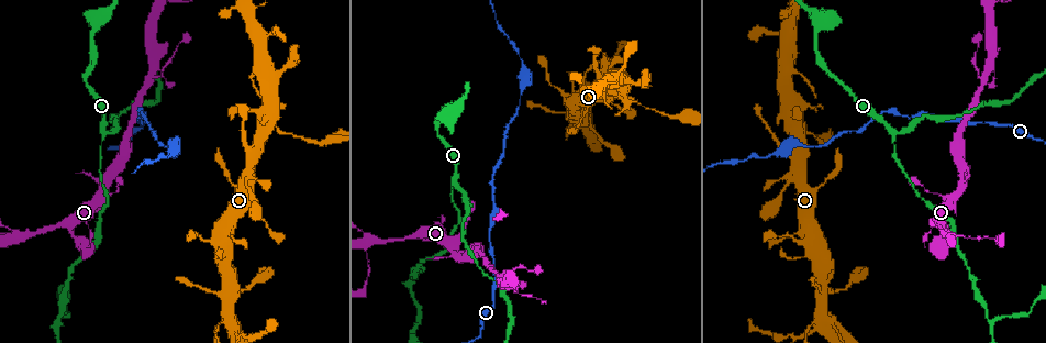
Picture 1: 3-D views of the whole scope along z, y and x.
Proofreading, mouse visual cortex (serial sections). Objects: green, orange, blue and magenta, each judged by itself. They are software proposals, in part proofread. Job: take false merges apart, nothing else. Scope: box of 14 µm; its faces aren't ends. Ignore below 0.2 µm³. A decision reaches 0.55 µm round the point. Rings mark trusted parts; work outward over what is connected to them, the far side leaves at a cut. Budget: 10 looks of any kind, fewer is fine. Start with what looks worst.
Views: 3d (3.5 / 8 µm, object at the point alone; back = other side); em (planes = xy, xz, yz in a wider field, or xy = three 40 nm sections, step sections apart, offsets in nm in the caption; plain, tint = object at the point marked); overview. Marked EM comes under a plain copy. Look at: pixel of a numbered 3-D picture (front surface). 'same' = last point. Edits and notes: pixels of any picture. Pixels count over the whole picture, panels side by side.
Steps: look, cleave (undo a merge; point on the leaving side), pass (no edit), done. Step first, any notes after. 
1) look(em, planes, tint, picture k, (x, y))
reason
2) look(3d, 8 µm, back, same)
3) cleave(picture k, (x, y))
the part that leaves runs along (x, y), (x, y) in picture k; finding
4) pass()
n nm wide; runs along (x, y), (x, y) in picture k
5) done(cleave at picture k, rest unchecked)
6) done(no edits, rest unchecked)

look(3d, 3.5 µm, picture 1, (14, 238))
sharp bend

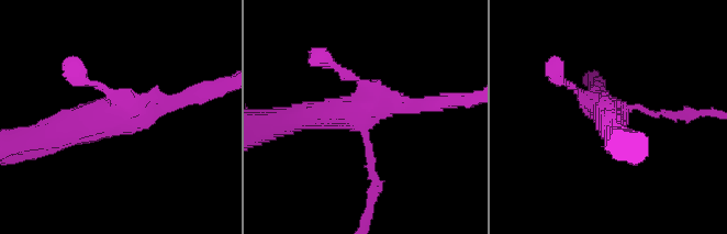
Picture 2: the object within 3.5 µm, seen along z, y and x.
look(em, xy, step 5, tint, picture 2, (361, 112))

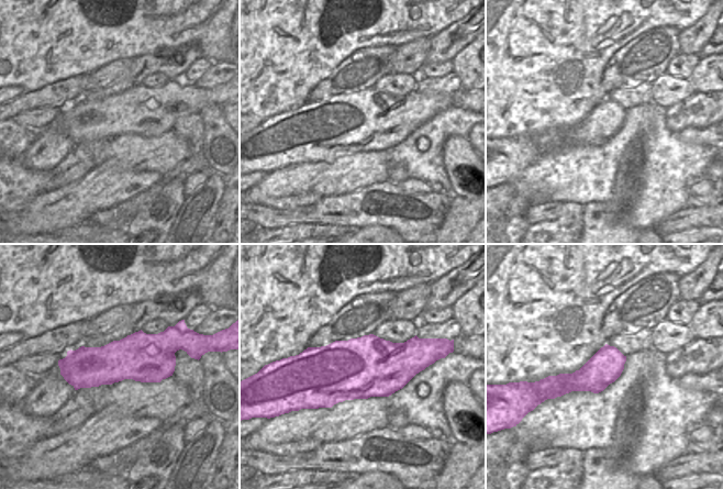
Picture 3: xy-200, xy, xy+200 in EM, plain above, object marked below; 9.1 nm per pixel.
pass()
all the same cell

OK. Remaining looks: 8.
look(3d, 3.5 µm, back, picture 1, (425, 240))

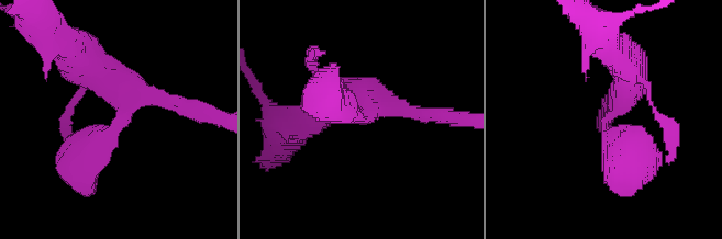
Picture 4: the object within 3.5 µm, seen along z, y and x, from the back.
look(em, xy, step 5, tint, picture 4, (605, 126))
arms of 500, 500 nm; now the EM

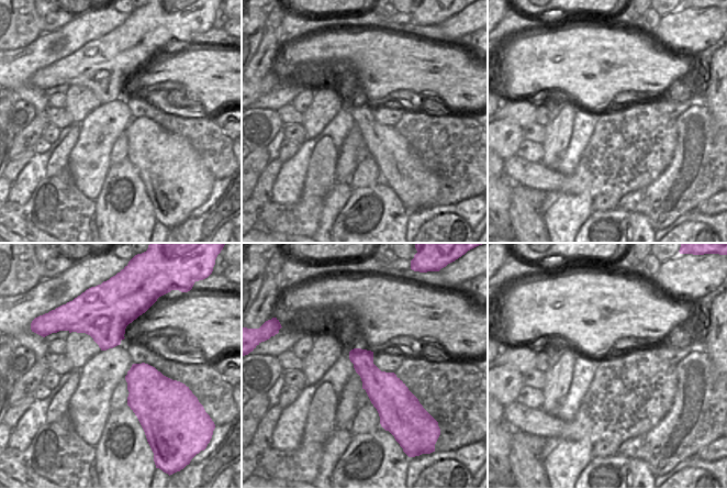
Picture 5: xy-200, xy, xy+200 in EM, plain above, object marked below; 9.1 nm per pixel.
pass()
runs along (630, 77), (604, 124), (630, 184) in picture 4; continuous, no second cell

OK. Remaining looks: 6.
look(3d, 3.5 µm, picture 1, (799, 123))

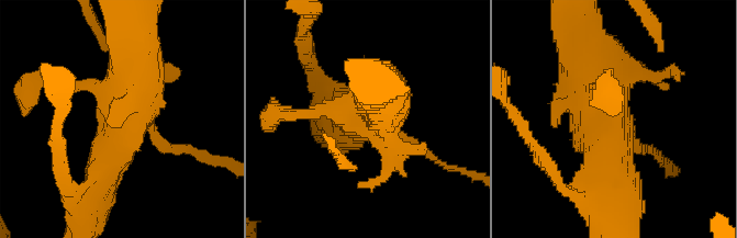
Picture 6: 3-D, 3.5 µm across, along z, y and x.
look(em, xy, step 5, tint, picture 6, (619, 122))
now the EM

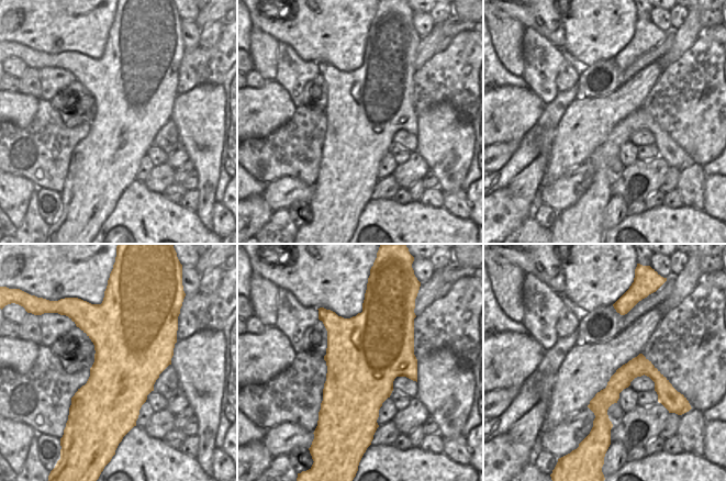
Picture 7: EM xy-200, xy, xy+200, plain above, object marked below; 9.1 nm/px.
pass()
runs along (640, 357), (600, 403), (598, 420) in picture 7; continuous, no second cell

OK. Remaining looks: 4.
look(3d, 3.5 µm, picture 1, (103, 133))
sudden change in width

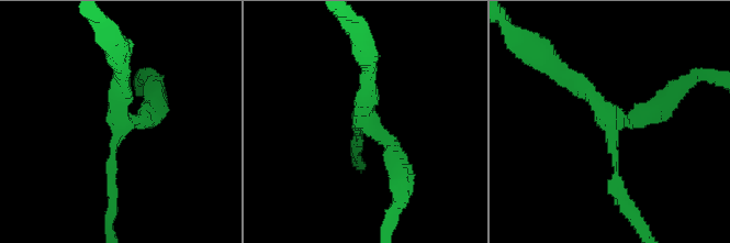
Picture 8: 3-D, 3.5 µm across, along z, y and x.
look(em, xy, step 2, tint, picture 8, (605, 116))
3 arms; arms of 100, 200, 250 nm

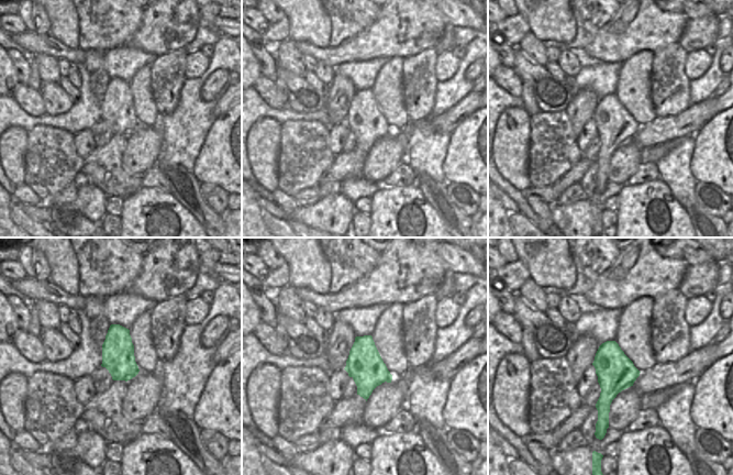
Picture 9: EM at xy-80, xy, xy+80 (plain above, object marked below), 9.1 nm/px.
pass()
runs along (553, 66), (604, 110), (617, 187) in picture 8; all the same cell

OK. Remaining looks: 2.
done(no edits, rest unchecked)

